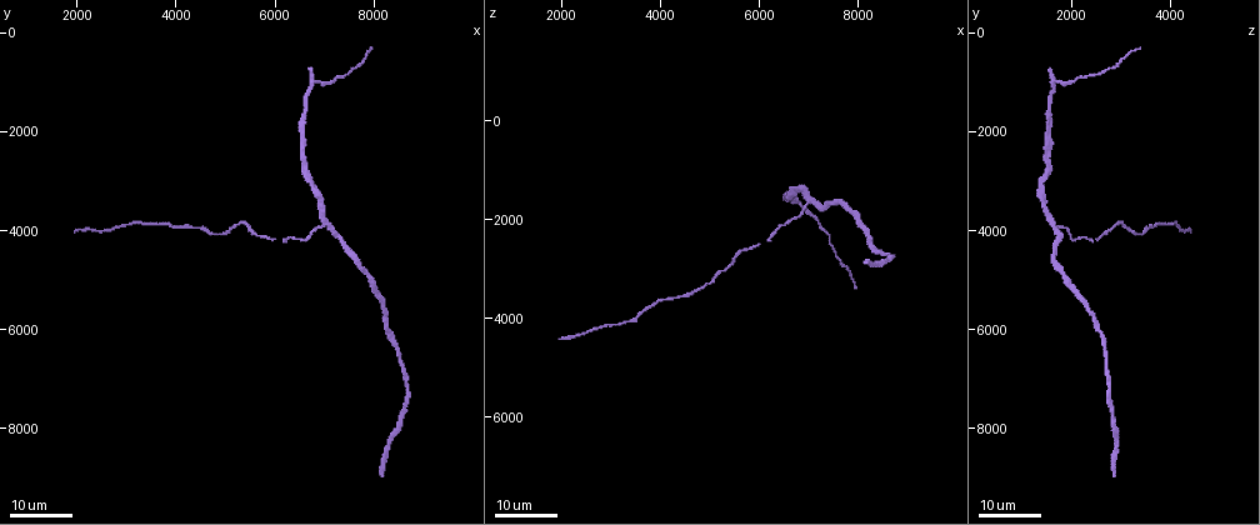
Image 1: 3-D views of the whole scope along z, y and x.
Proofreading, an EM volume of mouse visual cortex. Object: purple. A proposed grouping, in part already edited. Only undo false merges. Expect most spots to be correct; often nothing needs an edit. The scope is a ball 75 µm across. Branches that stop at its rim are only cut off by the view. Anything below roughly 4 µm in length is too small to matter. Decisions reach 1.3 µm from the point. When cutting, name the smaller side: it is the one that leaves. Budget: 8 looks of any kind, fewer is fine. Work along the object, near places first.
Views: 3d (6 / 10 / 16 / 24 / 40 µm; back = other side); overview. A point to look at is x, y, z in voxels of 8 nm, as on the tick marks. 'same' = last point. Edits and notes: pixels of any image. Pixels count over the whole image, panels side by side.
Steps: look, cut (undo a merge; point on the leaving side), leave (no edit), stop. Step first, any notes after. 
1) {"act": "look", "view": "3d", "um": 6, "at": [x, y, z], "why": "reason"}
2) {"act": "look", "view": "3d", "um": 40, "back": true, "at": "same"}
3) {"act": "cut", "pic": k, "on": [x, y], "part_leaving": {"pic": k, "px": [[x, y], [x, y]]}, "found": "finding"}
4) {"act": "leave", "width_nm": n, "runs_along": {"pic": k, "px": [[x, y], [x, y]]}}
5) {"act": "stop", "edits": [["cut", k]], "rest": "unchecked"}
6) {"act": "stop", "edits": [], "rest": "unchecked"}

{"act": "look", "view": "3d", "um": 16, "at": [6900, 3950, 1700]}

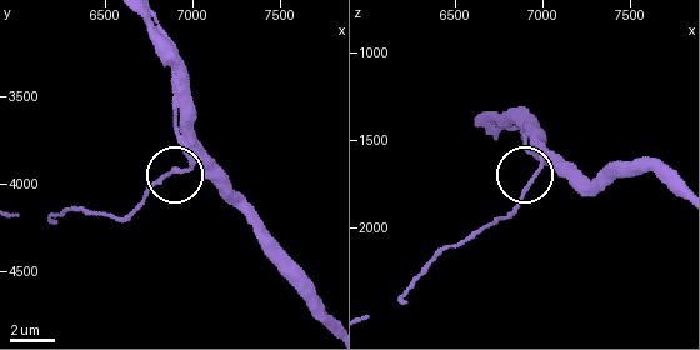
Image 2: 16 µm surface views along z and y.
{"act": "look", "view": "3d", "um": 6, "at": [6920, 3940, 1740]}

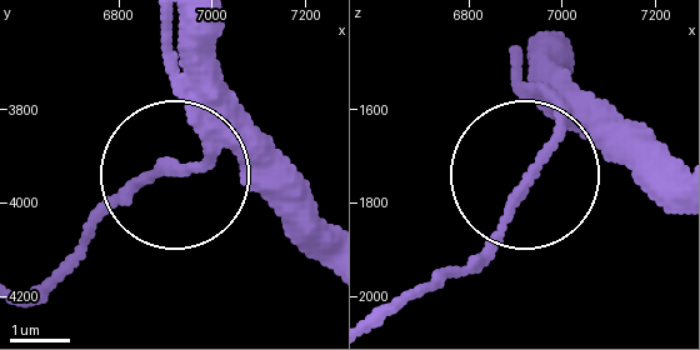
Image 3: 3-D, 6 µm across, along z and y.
{"act": "leave", "width_nm": 150, "runs_along": {"pic": 3, "px": [[190, 174], [259, 149], [299, 174]]}, "found": "continuous, no second neuron"}

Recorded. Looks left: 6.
{"act": "look", "view": "3d", "um": 16, "at": [6550, 1850, 1500], "why": "sudden change in width"}

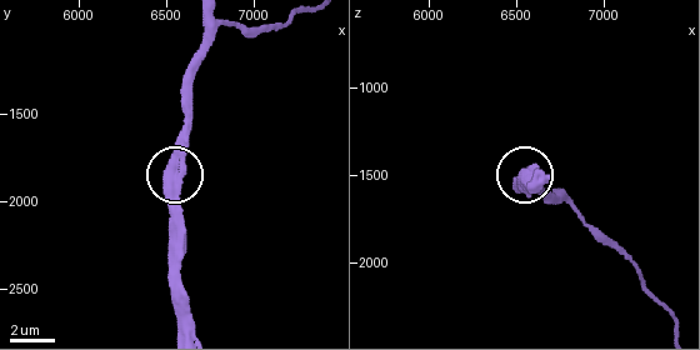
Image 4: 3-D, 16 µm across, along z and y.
{"act": "look", "view": "3d", "um": 10, "at": "same"}

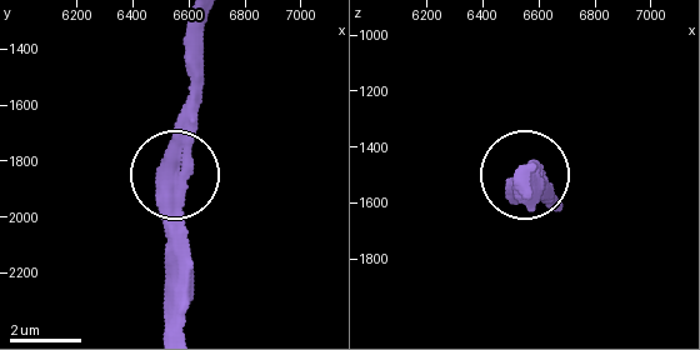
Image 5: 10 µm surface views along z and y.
{"act": "look", "view": "3d", "um": 10, "back": true, "at": "same", "why": "other side"}

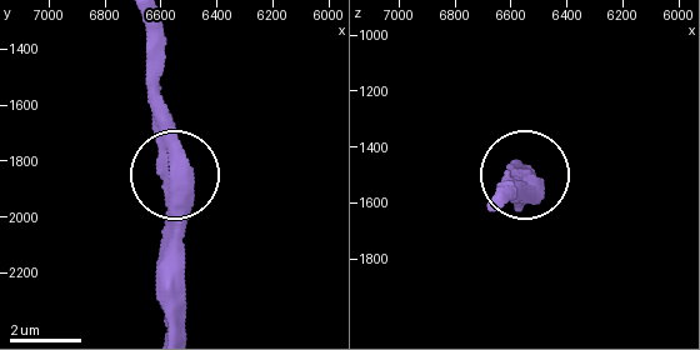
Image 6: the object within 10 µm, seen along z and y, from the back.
{"act": "leave", "found": "continuous, no second neuron"}

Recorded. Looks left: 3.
{"act": "look", "view": "3d", "um": 24, "at": [4250, 3900, 3600], "why": "calibre changes"}

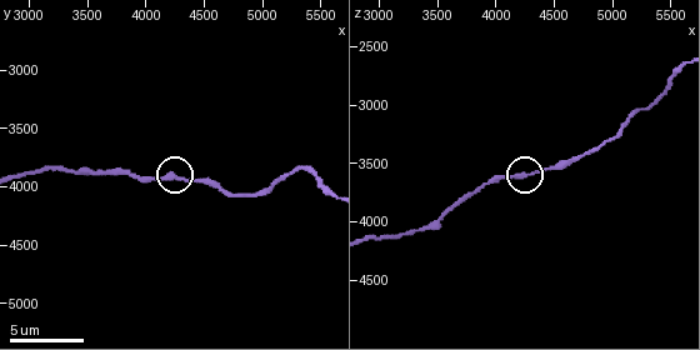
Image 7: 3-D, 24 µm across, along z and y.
{"act": "look", "view": "3d", "um": 10, "at": [4200, 3900, 3600], "why": "closer look"}

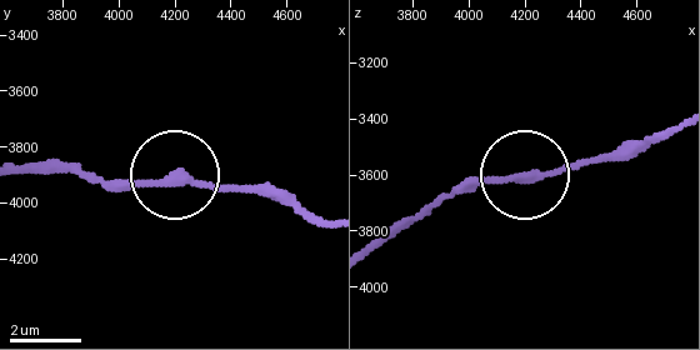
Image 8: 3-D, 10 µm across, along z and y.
{"act": "look", "view": "3d", "um": 10, "back": true, "at": [4220, 3920, 3600], "why": "from behind"}

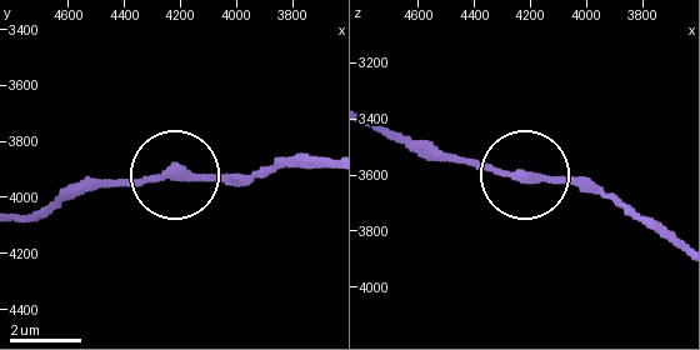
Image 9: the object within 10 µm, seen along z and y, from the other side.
{"act": "leave", "width_nm": 230, "found": "continuous, no second neuron"}

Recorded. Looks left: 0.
{"act": "stop", "edits": [], "rest": "unchecked"}

